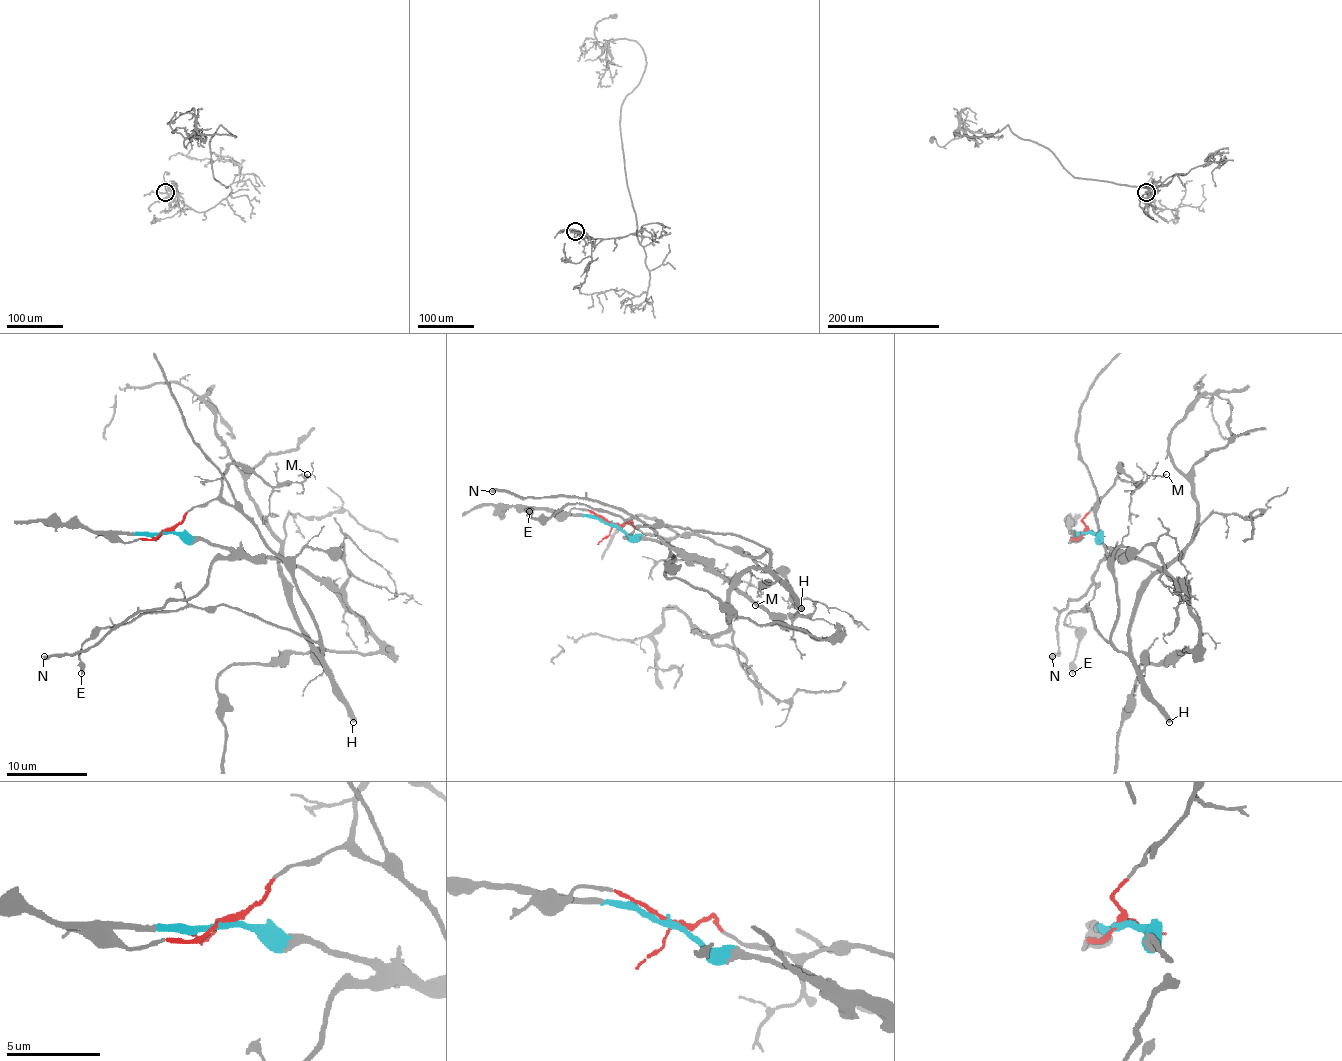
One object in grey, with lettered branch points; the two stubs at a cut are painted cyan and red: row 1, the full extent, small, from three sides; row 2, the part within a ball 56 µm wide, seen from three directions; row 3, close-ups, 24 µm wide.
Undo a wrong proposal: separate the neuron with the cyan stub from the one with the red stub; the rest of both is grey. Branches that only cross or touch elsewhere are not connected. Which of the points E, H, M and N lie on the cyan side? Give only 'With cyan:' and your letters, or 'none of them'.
With cyan: N

